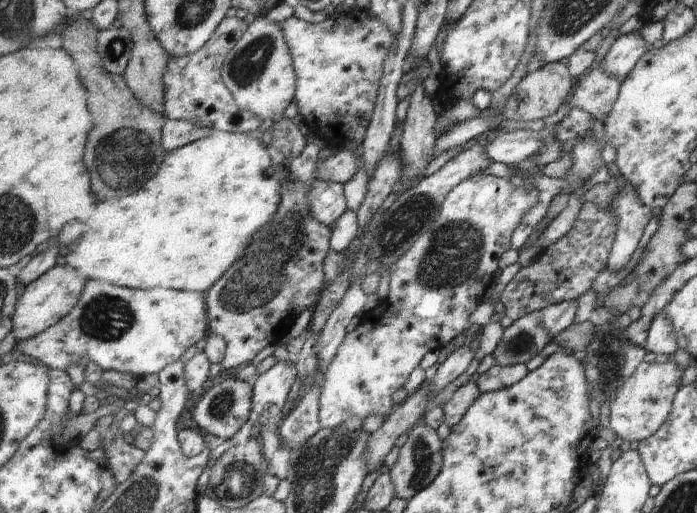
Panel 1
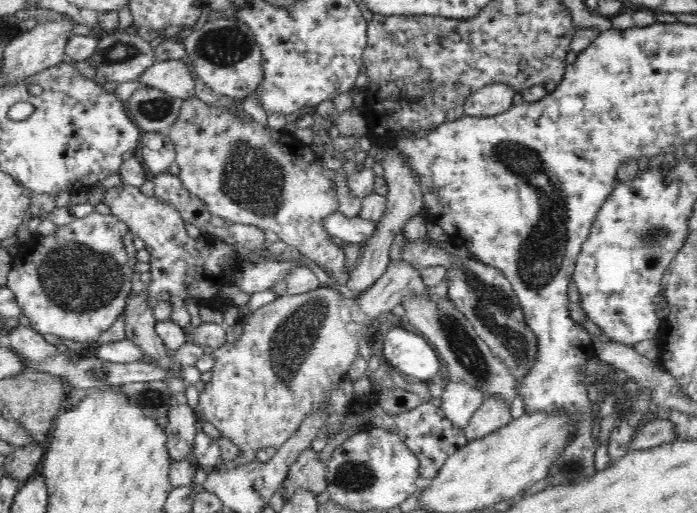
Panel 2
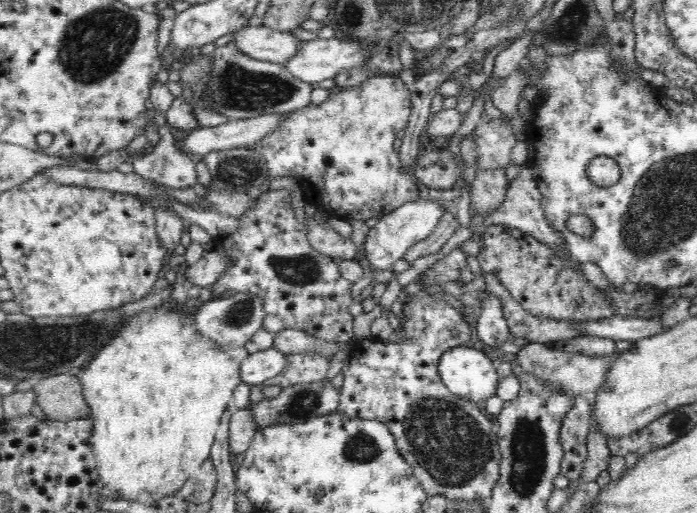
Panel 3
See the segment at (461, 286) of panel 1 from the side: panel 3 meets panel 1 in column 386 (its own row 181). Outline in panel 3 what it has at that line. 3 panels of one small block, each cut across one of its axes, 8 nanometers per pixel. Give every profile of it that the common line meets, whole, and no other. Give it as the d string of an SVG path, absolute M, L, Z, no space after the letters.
M380 74L368 78L360 88L350 92L330 96L322 106L306 106L296 110L296 114L282 126L274 136L256 144L256 150L262 150L266 156L270 176L274 178L296 178L302 184L304 198L310 204L320 206L332 218L356 218L356 220L382 220L392 214L402 204L418 196L418 178L416 166L408 164L402 154L394 150L396 134L408 128L412 118L412 96L410 86L406 86L396 74Z

